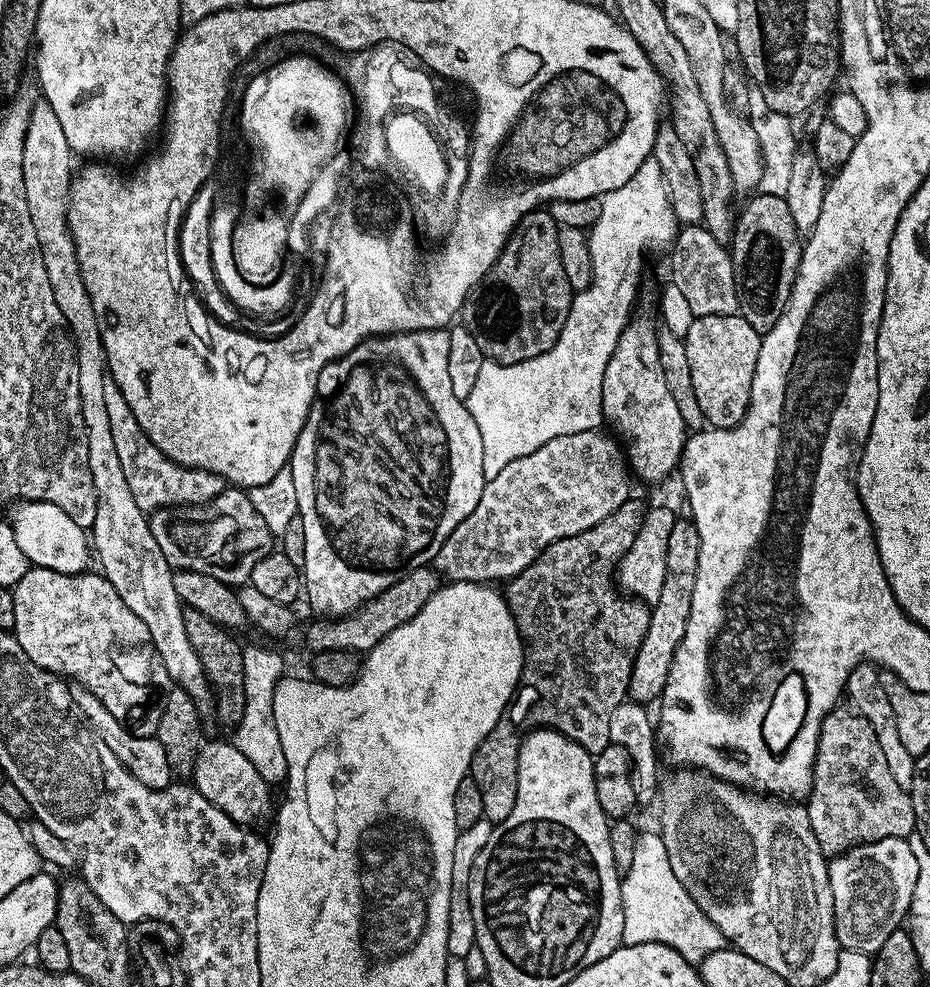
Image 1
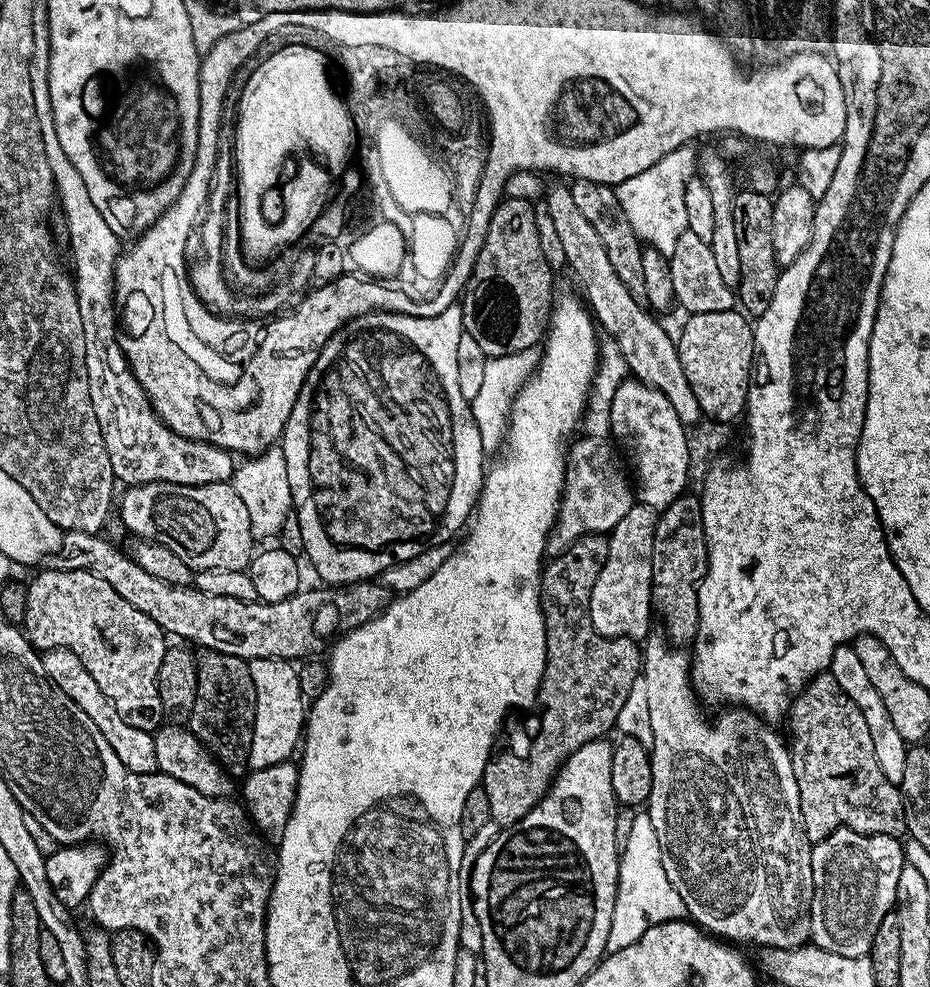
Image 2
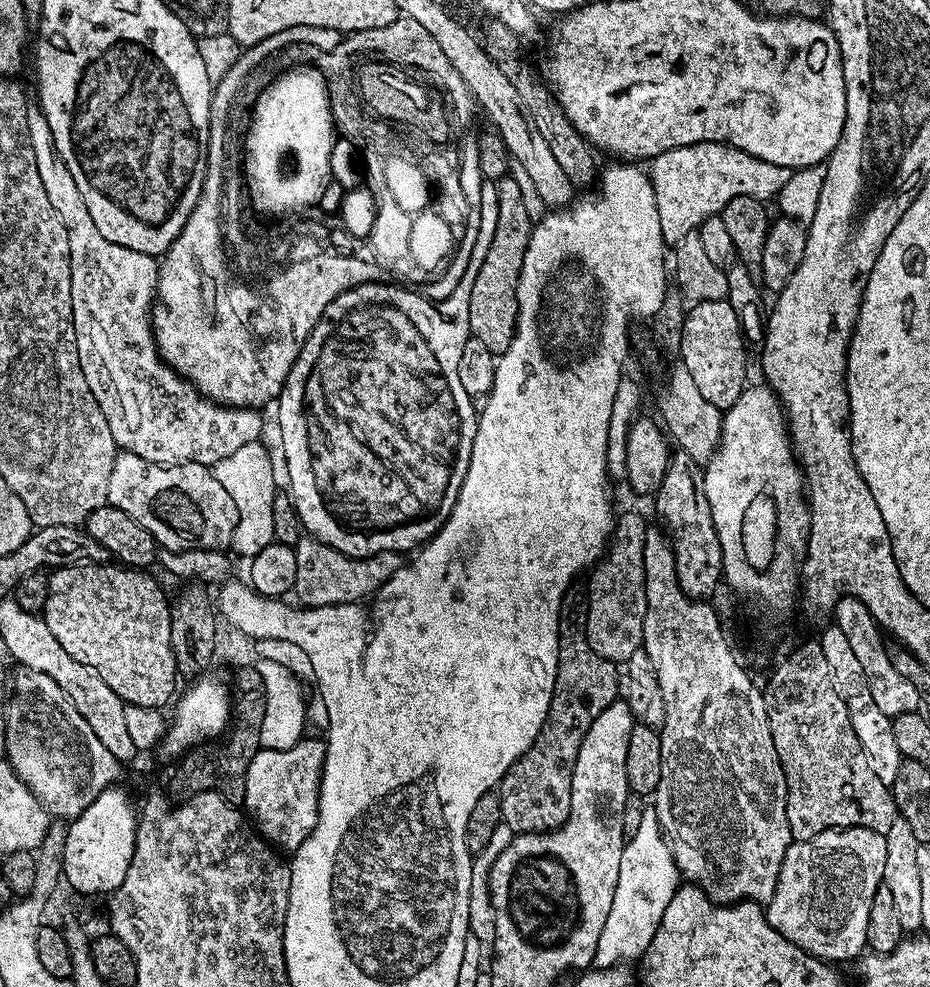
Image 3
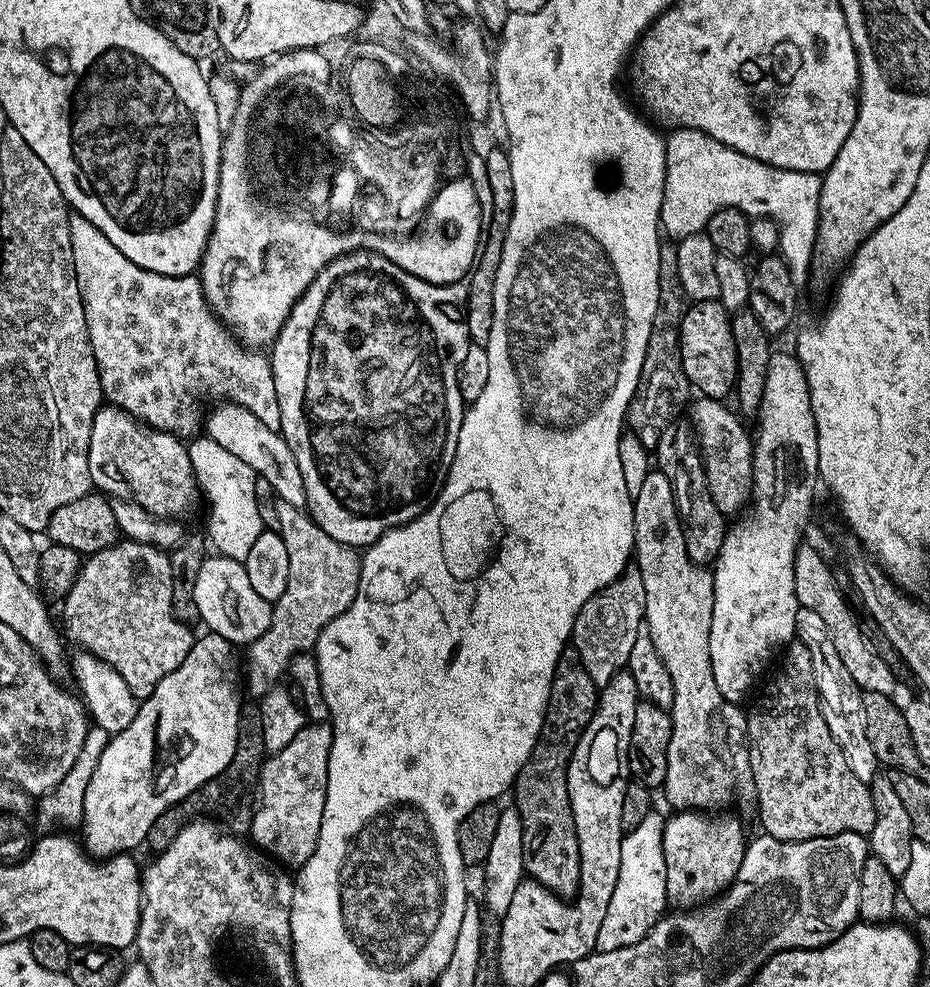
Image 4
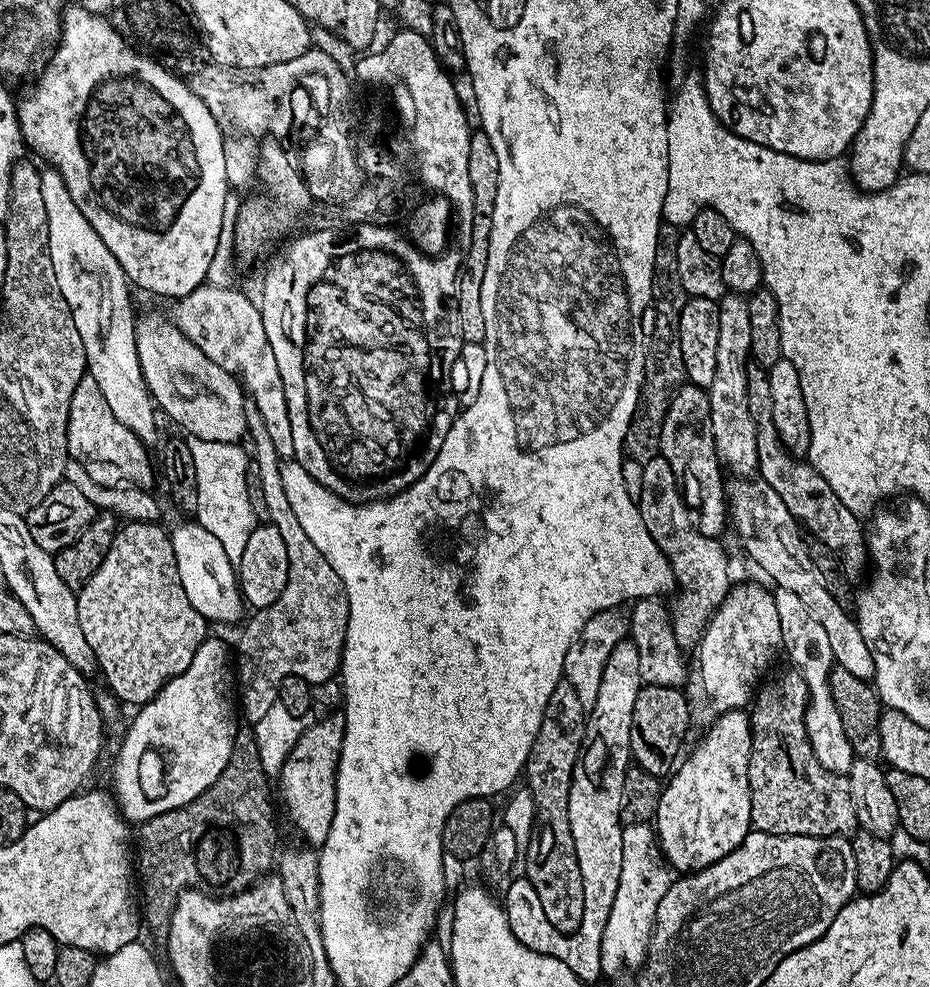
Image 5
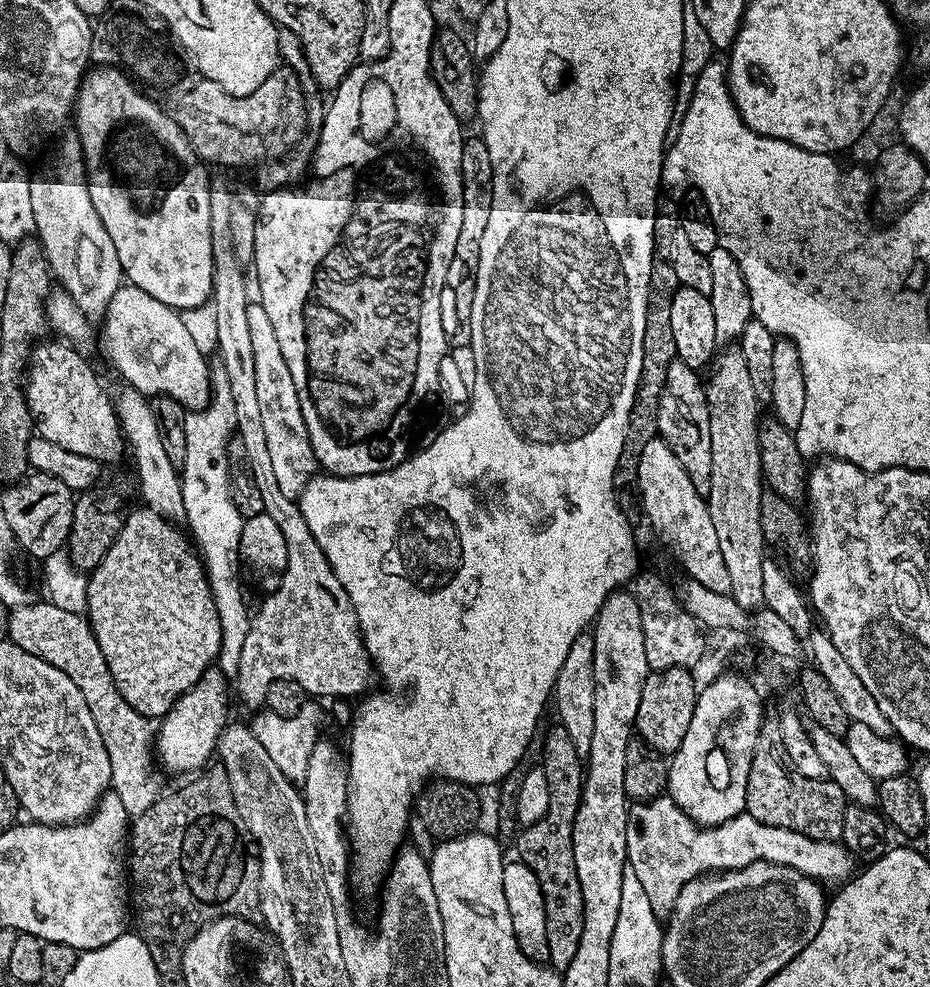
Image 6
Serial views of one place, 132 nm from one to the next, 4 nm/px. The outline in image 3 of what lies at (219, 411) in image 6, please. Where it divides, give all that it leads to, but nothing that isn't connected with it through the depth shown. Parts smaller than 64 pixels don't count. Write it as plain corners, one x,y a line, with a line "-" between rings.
263,443
247,444
234,450
230,458
214,465
218,482
226,489
226,494
234,498
234,506
238,510
238,522
234,526
234,538
230,545
231,551
238,555
251,558
260,550
267,548
275,541
274,534
274,498
278,491
276,472
272,469
272,460
263,448

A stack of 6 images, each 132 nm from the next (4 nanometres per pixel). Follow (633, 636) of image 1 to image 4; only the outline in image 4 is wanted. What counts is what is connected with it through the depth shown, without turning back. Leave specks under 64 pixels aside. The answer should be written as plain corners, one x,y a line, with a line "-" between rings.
565,650
550,678
540,737
536,739
530,758
516,775
514,785
514,806
522,818
524,835
524,871
561,898
580,891
580,843
568,797
568,767
586,726
596,713
597,699
598,686
590,674
586,674
580,655
575,650

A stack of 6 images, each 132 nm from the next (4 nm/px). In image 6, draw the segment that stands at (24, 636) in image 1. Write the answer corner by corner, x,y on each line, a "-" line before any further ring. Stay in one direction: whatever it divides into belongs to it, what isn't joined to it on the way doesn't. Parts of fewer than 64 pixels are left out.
140,506
137,512
136,509
129,511
118,538
114,538
114,546
110,546
110,550
106,550
106,558
102,558
100,565
87,577
86,619
92,625
92,633
98,646
102,646
102,658
106,658
106,666
110,666
110,674
118,686
118,694
122,694
122,698
126,698
126,702
130,702
130,706
134,706
134,710
138,710
138,714
149,718
165,716
172,709
177,698
198,683
204,671
217,663
222,642
222,626
218,626
218,610
214,610
214,598
208,585
208,576
204,572
204,561
198,555
197,549
190,543
189,537
183,531
180,533
176,528
179,527
173,521
166,519
165,516
160,516
146,506

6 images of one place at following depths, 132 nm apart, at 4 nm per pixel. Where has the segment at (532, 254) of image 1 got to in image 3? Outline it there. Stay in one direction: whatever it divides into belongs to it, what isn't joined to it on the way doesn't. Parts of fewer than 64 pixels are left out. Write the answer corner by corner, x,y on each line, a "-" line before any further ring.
509,175
495,181
498,194
498,222
494,230
494,242
490,242
490,250
486,250
486,258
482,261
482,270
478,270
478,278
474,278
474,290
470,290
470,333
478,338
478,342
490,346
493,354
499,354
508,348
512,341
512,334
516,326
516,283
520,277
520,267
524,257
524,243
529,232
534,227
534,221
526,212
524,201
521,197
521,188

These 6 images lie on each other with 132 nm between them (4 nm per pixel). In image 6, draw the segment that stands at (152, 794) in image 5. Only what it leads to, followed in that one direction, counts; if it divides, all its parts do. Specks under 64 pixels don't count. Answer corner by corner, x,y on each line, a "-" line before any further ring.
219,667
207,668
198,683
182,693
159,721
160,728
158,724
154,736
154,756
163,771
165,768
168,772
195,773
209,763
211,756
213,759
216,743
230,720
224,683
226,678

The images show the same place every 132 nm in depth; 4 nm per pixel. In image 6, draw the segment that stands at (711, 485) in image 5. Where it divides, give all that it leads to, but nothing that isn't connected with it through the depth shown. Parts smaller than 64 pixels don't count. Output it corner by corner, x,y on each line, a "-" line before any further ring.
679,358
670,362
670,370
666,370
666,386
660,395
656,430
659,439
664,440
674,450
674,458
682,462
682,470
686,470
690,482
698,490
698,494
707,497
710,490
710,470
714,461
710,458
710,410
705,381
700,380
701,373
697,369
686,366

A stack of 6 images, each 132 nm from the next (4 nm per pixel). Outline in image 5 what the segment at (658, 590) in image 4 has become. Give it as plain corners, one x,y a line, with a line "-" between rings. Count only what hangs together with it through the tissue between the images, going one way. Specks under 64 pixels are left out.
657,454
645,459
643,467
639,501
642,522
646,522
650,538
658,542
662,554
670,562
676,575
678,593
680,592
676,605
671,605
670,608
674,638
678,638
681,648
695,649
713,612
728,597
729,588
733,587
734,580
728,577
728,556
717,537
698,534
680,494
680,485
670,462
666,462
664,456

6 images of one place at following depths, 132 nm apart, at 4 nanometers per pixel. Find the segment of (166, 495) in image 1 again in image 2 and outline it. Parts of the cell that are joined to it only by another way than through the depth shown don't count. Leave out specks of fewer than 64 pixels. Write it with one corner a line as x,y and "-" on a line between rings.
37,2
33,7
34,52
30,59
30,84
34,90
34,106
38,126
44,143
44,157
48,159
48,168
52,171
54,196
64,210
64,220
68,223
68,240
72,243
72,264
76,267
74,283
76,285
76,301
82,314
82,334
86,338
86,374
90,386
90,402
94,406
94,414
98,414
98,426
102,426
102,438
106,442
106,454
110,454
110,466
114,470
117,481
124,486
149,484
150,482
170,482
182,486
206,486
207,484
227,484
231,481
234,471
233,453
217,444
207,444
204,440
191,440
170,430
161,421
148,400
144,387
132,373
118,335
118,312
114,307
114,281
116,279
116,262
121,255
121,237
116,236
106,226
106,218
98,214
98,206
90,202
90,194
86,191
86,182
82,182
82,174
74,170
74,162
66,158
66,150
62,150
62,142
56,137
56,123
50,102
50,86
48,71
50,70
50,34
48,33
47,3

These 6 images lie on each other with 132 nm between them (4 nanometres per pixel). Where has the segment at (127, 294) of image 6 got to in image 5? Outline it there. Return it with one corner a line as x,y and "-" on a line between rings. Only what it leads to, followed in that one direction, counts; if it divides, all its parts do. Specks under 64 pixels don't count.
156,312
141,315
136,321
136,345
144,381
157,409
163,415
165,412
181,428
181,433
189,432
187,435
197,440
231,444
245,439
248,431
248,423
244,417
246,396
239,379
229,369
218,366
218,362
202,354
202,350
194,346
194,342
190,342
190,338
186,338
186,334
182,334
182,330
178,330
167,315
159,316

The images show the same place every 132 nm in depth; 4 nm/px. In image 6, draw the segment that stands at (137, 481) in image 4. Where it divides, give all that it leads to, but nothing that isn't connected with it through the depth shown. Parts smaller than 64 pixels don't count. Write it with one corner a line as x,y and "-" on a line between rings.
67,343
35,345
30,356
32,368
26,376
28,411
38,436
75,454
107,462
125,455
126,445
120,431
113,397
104,393
100,380
88,360

